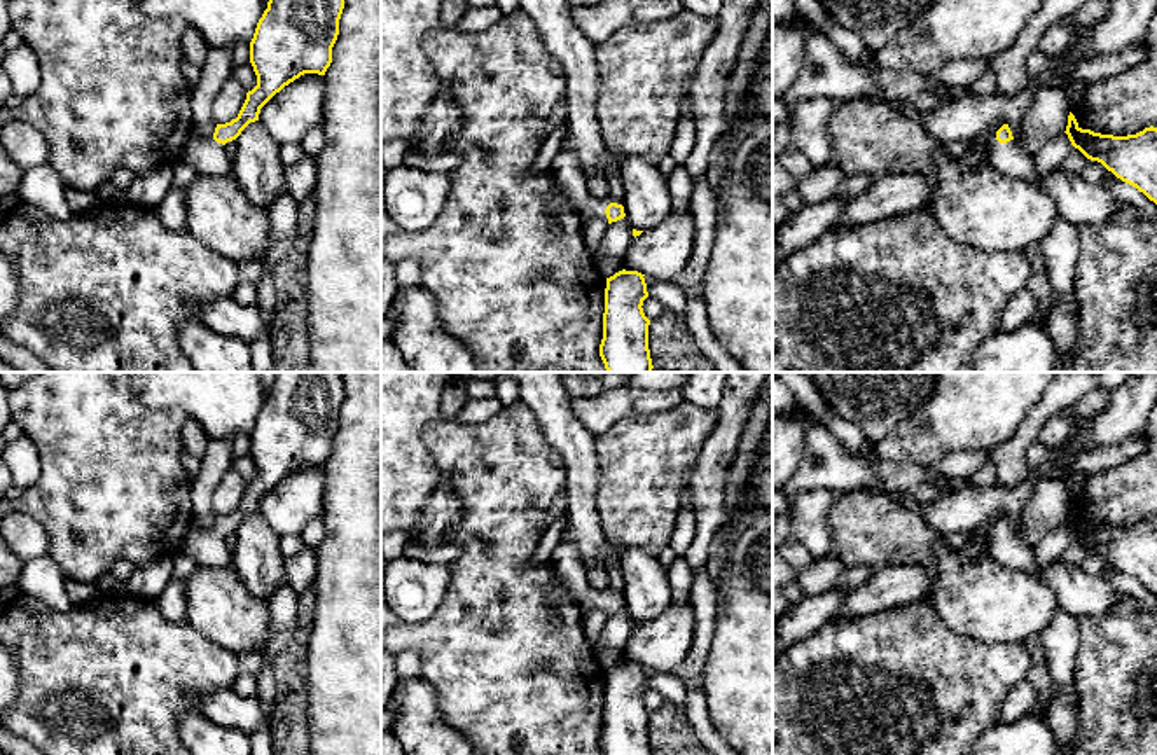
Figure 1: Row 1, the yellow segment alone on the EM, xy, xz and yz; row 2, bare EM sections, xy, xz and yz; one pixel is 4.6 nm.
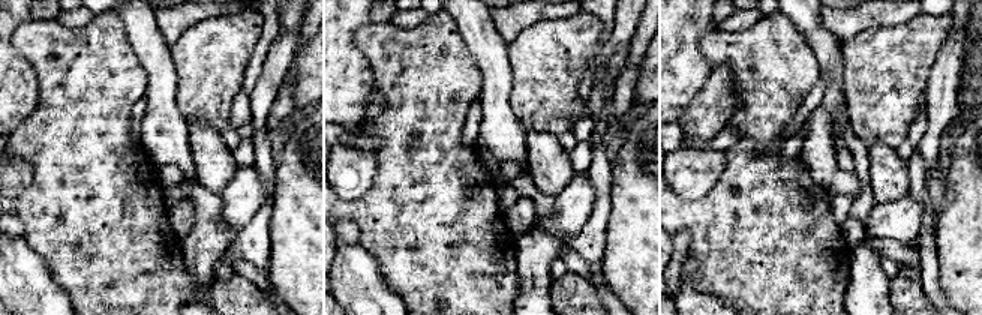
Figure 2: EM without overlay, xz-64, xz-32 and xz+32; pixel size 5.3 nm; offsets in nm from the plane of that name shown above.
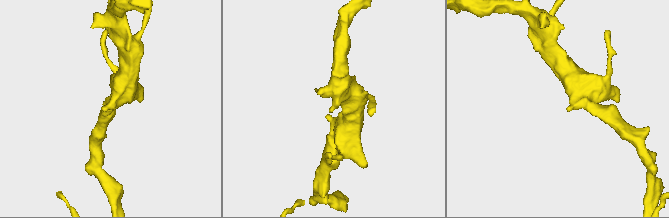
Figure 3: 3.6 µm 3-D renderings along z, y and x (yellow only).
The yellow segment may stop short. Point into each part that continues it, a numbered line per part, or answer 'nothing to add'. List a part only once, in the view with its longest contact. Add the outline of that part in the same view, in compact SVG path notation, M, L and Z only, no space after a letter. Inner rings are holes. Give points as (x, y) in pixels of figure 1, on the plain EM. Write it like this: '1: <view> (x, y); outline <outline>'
1: xz (565, 561); outline M568 521L565 523L561 542L556 547L549 563L559 584L577 601L577 605L584 613L591 610L601 610L608 613L605 601L612 592L596 591L587 584L585 570L580 565L580 559L573 544L570 542Z

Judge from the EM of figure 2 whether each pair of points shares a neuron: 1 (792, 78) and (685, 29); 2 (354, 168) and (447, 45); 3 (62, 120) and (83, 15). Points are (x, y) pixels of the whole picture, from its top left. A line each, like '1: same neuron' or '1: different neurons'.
1: different neurons
2: different neurons
3: different neurons

